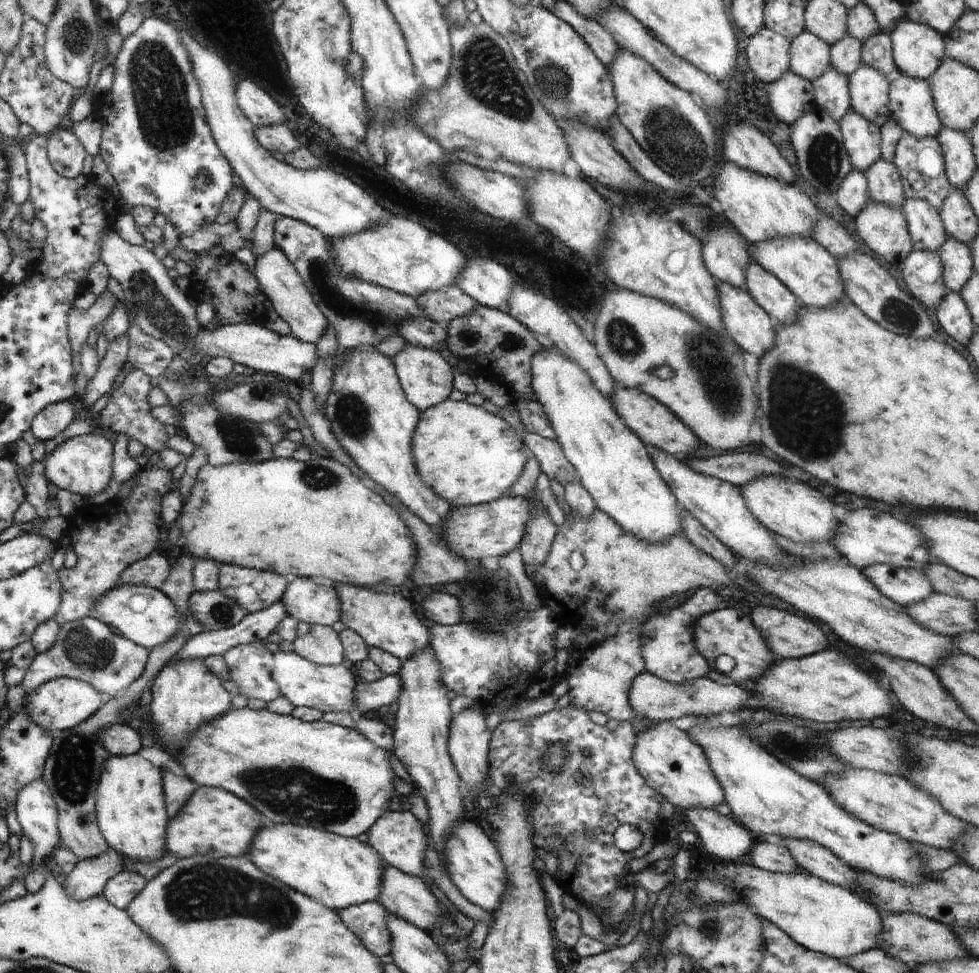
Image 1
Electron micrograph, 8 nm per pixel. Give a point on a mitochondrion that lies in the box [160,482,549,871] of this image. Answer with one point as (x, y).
(287, 792)

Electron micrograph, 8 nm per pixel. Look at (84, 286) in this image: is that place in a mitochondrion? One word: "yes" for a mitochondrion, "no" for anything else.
no

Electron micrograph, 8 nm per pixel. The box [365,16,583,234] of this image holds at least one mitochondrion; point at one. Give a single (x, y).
(484, 73)

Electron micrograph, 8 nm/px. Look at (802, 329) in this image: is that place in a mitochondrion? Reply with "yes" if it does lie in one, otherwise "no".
no

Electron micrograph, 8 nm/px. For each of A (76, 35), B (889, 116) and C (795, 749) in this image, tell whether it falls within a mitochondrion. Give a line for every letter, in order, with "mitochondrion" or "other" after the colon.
A: mitochondrion
B: other
C: mitochondrion

